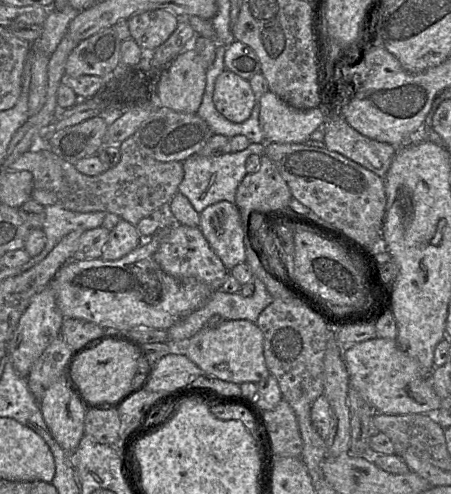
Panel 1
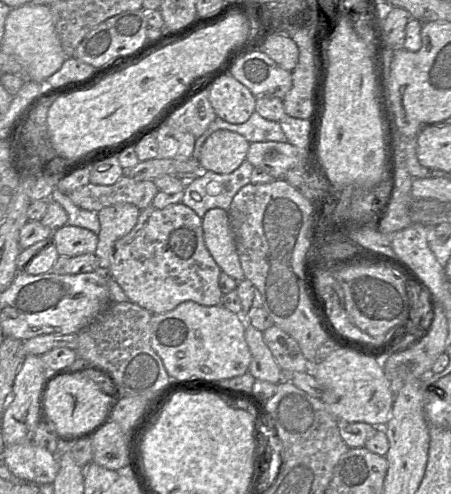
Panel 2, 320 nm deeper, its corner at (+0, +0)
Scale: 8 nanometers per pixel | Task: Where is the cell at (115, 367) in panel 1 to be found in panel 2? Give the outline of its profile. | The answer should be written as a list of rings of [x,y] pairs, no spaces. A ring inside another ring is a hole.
[[[63,375],[55,378],[43,400],[43,418],[53,433],[62,440],[84,436],[104,416],[109,396],[98,389],[94,381],[80,375]]]

